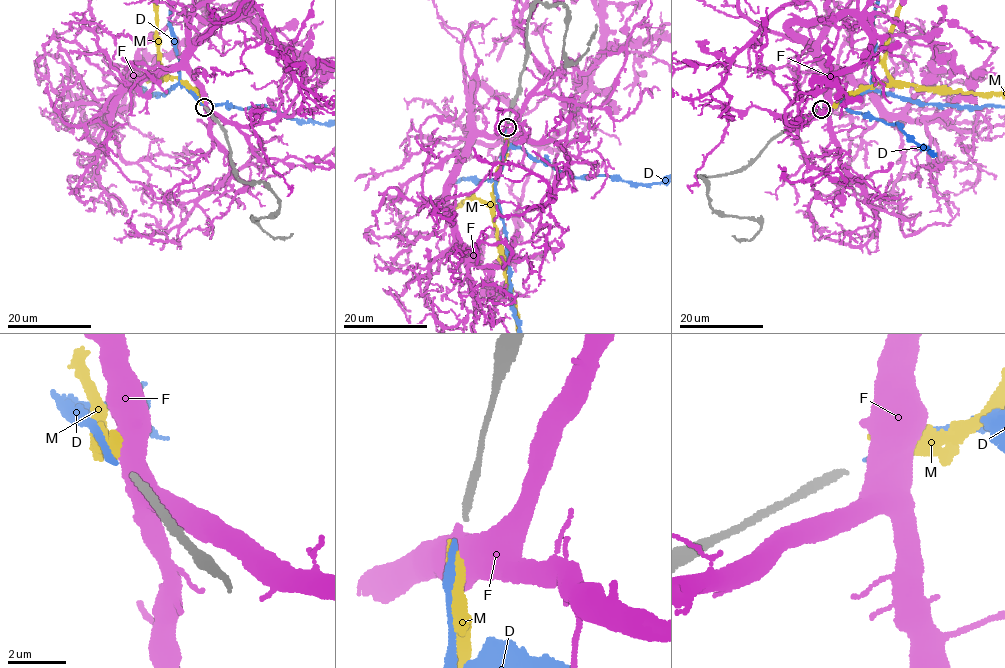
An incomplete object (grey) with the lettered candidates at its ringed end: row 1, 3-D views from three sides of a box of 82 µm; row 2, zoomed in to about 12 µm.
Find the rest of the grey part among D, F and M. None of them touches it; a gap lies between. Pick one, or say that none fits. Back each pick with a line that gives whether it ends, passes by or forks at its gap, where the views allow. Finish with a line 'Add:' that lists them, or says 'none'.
D: It ends there
Add: D

